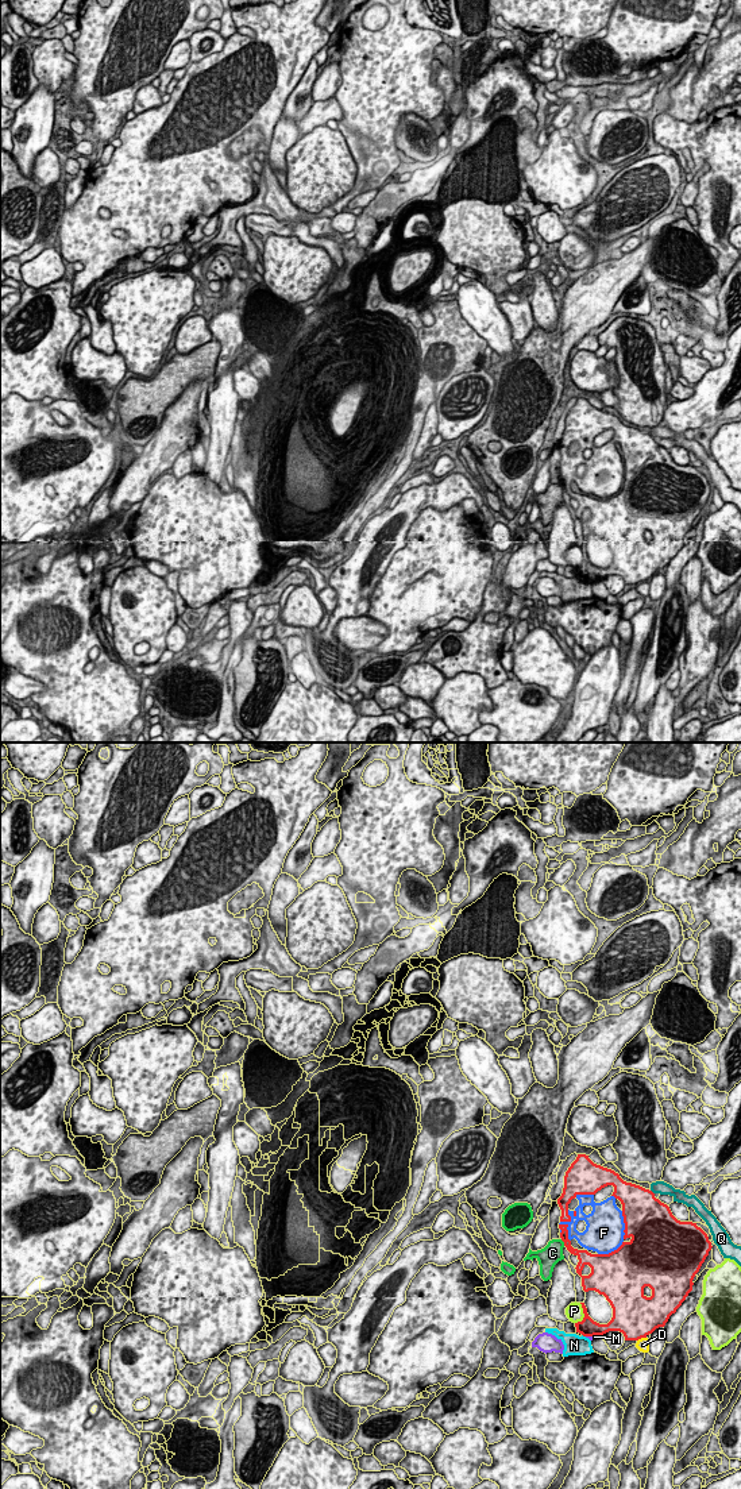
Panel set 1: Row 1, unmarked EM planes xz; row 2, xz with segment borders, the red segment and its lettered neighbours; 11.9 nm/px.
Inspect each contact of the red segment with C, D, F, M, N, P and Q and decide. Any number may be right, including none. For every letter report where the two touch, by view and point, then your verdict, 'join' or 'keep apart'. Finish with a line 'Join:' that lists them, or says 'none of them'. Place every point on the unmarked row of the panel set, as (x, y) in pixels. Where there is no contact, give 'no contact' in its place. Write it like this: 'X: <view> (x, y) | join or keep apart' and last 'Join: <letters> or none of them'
C: xz (563, 485) | keep apart
D: xz (641, 581) | keep apart
F: xz (567, 470) | join
M: xz (593, 579) | keep apart
N: xz (583, 579) | keep apart
P: xz (585, 559) | keep apart
Q: xz (652, 436) | keep apart
Join: F

